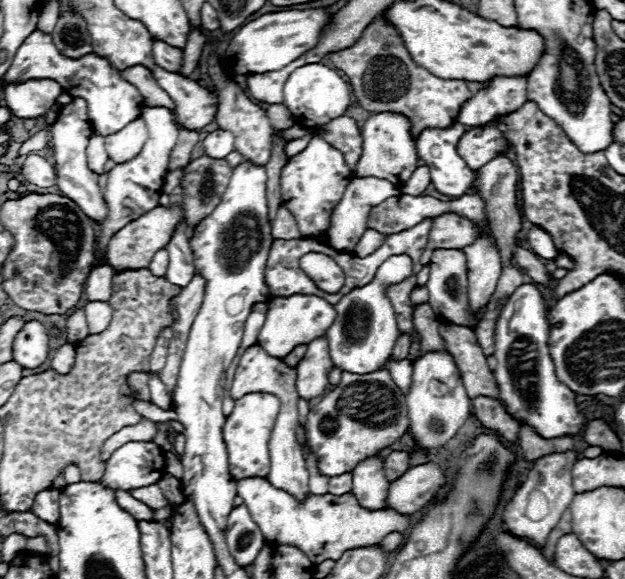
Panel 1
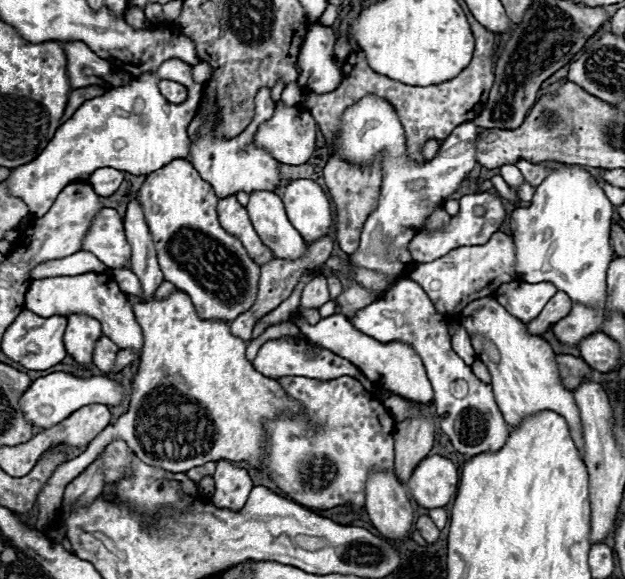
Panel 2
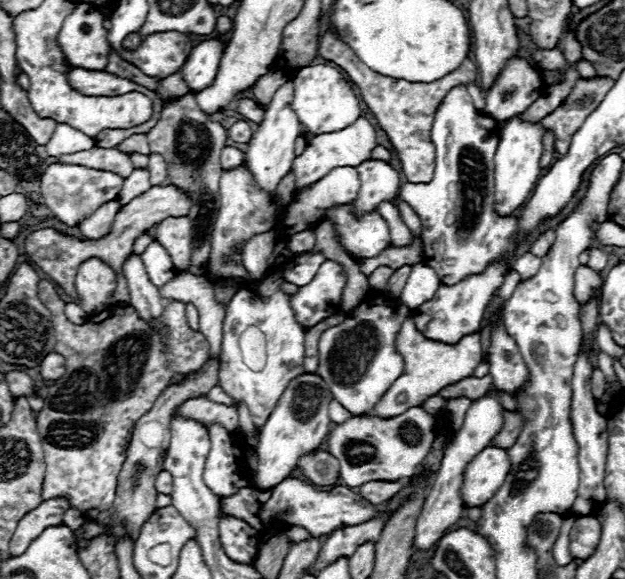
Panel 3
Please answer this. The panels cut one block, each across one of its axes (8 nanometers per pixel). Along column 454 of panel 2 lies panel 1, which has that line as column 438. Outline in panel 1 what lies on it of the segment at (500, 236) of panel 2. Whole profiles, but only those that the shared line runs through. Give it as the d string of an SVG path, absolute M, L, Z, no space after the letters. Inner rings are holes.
M434 250L432 258L430 258L430 278L426 282L426 288L430 292L430 300L428 304L432 306L432 310L446 318L448 322L454 322L458 326L468 326L472 328L476 324L476 318L472 318L466 312L466 302L468 302L468 262L466 262L466 254L462 250Z

